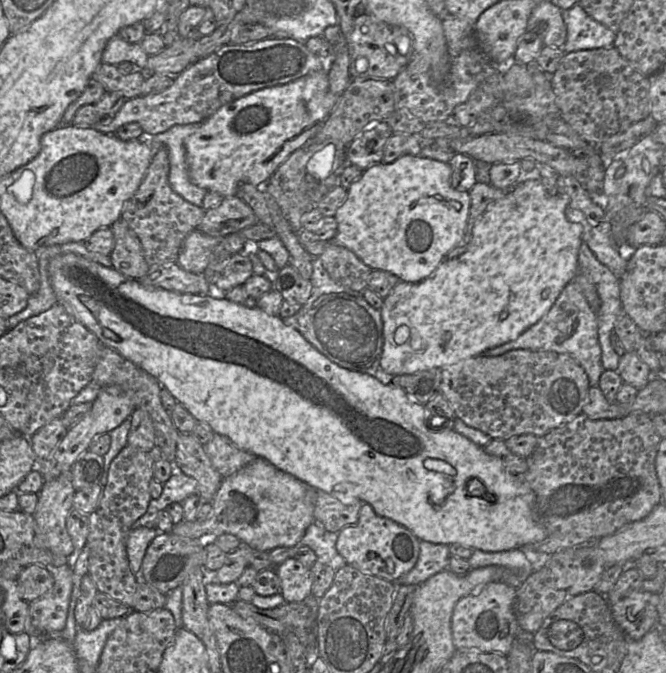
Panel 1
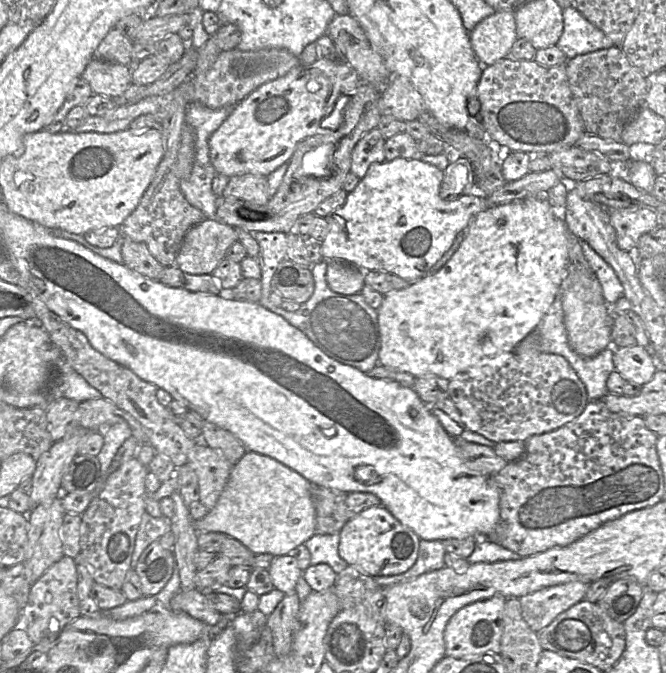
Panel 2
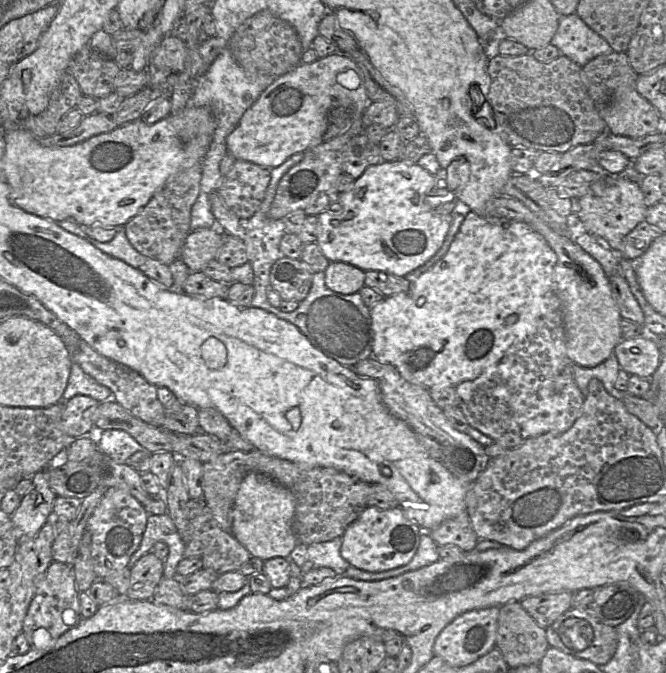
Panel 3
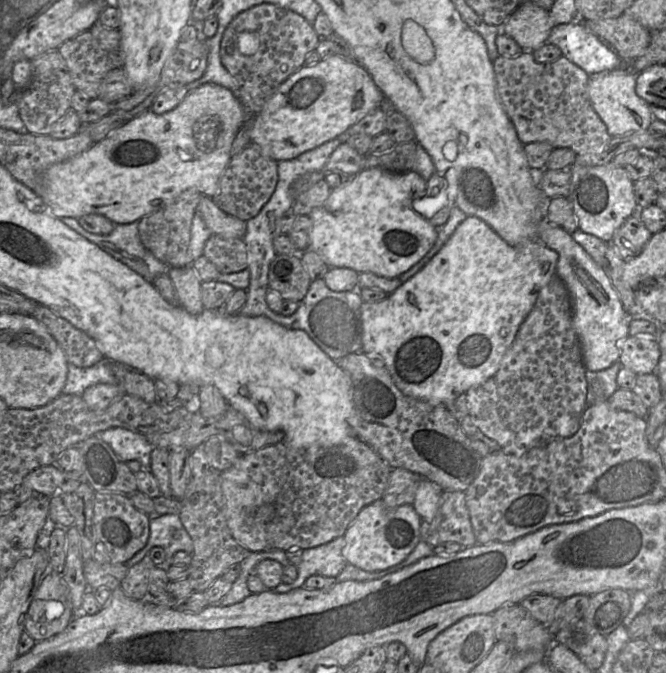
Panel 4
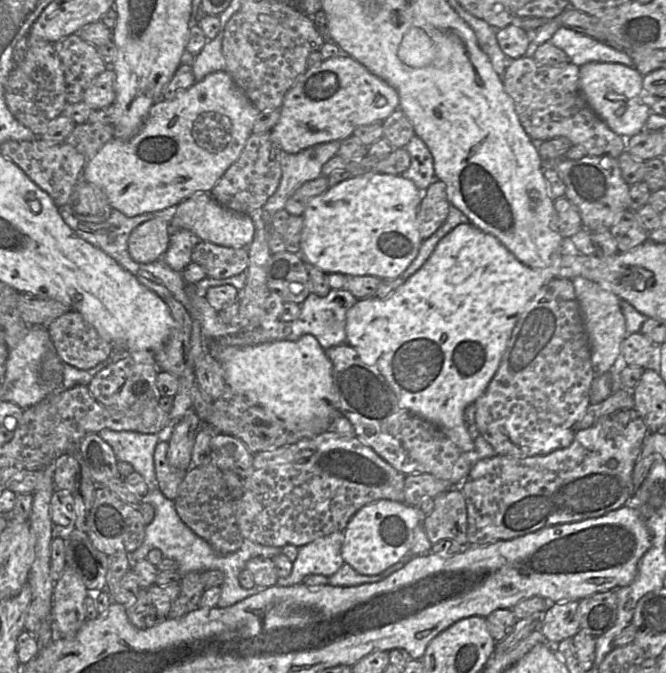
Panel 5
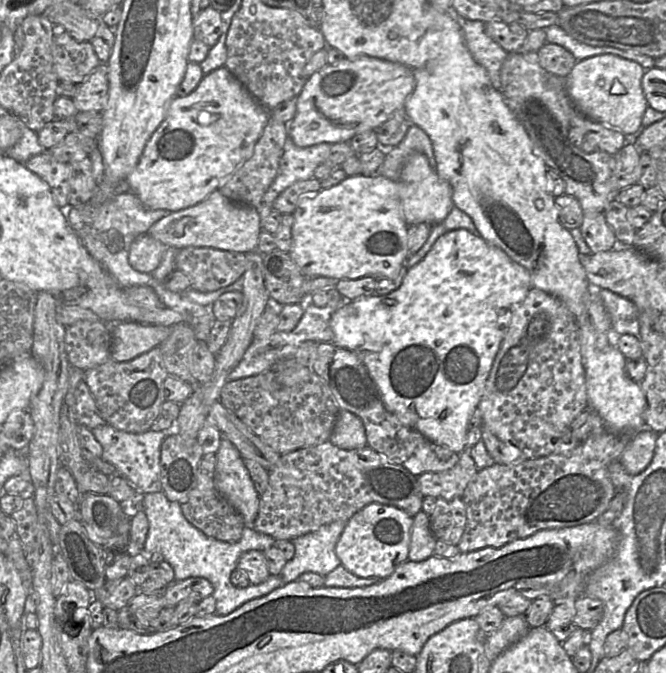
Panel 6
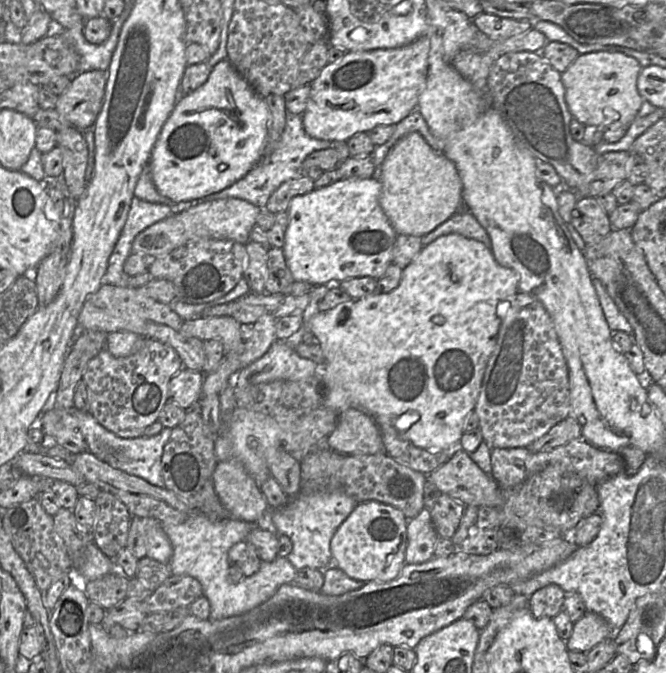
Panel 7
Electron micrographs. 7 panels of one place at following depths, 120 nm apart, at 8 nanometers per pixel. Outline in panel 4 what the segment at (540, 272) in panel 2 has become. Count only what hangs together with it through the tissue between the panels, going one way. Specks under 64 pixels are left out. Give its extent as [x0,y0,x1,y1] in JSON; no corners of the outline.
[362,216,557,404]

